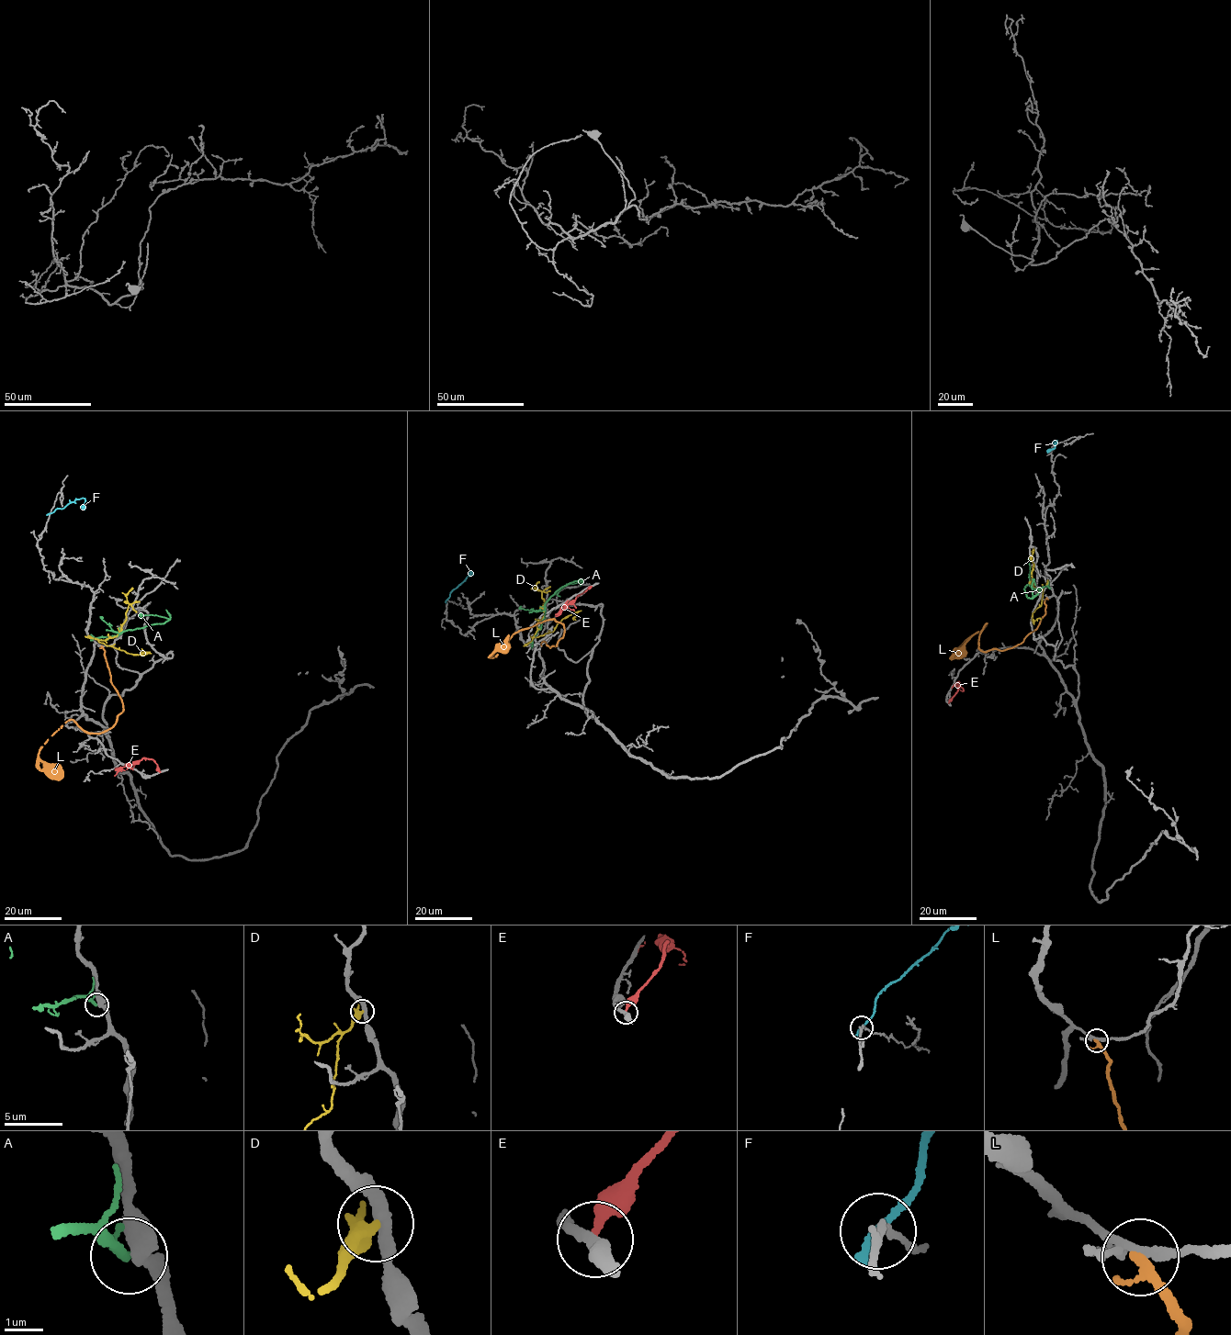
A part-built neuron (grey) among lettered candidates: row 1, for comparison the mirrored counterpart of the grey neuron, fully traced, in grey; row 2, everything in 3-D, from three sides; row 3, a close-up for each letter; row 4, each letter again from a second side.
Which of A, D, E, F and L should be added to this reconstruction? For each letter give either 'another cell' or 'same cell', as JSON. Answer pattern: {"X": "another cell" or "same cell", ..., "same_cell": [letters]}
{"A": "another cell", "D": "another cell", "E": "another cell", "F": "another cell", "L": "another cell", "same_cell": []}

